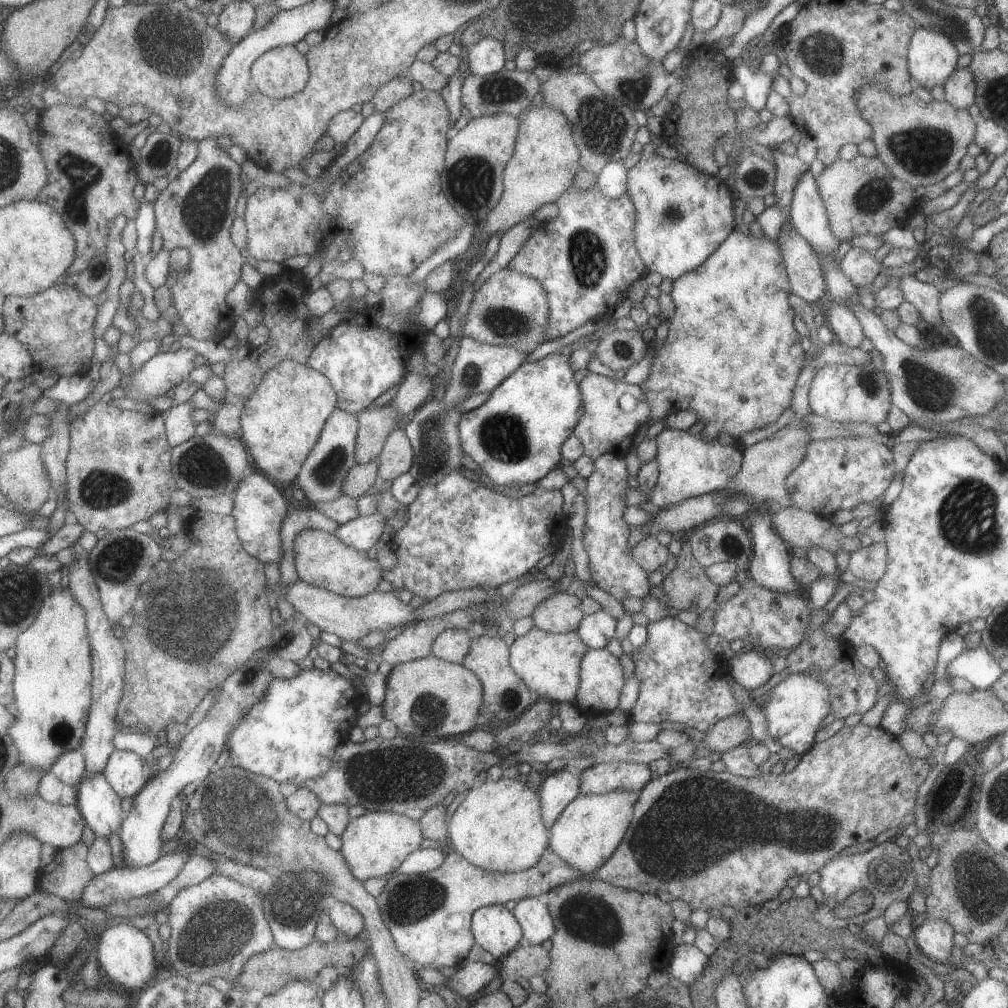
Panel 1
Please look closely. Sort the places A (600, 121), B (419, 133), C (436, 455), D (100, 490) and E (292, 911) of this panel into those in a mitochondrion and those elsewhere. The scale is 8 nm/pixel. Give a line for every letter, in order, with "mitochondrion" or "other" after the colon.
A: mitochondrion
B: other
C: mitochondrion
D: mitochondrion
E: mitochondrion

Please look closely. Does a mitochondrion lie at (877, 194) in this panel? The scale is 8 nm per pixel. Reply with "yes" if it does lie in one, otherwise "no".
yes

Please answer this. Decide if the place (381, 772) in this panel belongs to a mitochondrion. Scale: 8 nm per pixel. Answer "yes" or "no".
yes

